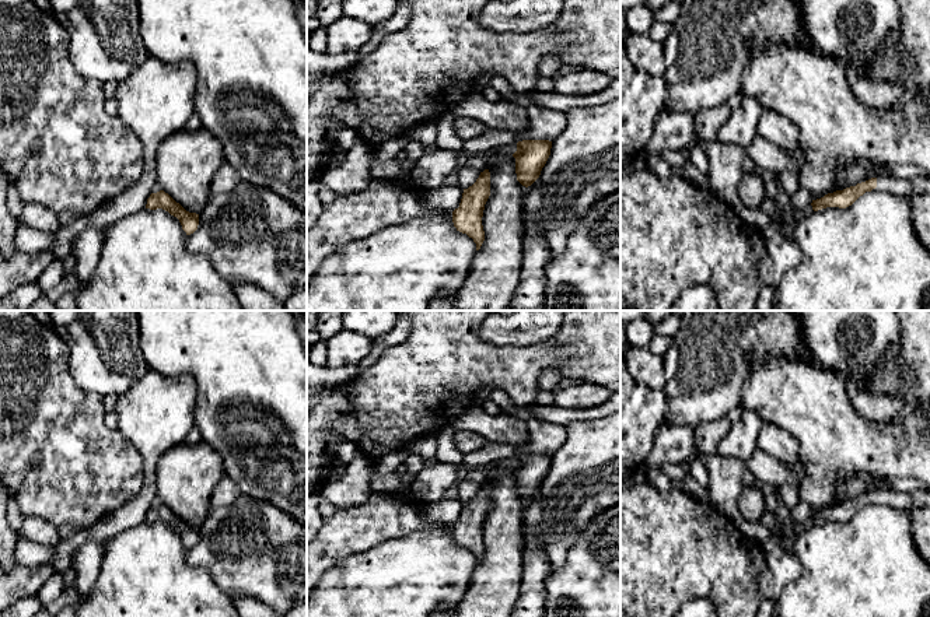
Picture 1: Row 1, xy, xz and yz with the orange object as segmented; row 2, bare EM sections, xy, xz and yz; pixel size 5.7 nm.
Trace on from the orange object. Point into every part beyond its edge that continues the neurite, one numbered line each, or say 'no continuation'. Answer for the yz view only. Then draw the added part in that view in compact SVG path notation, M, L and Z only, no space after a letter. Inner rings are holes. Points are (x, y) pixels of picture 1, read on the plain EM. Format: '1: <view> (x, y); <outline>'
1: yz (895, 500); M878 490L877 501L873 505L888 506L895 511L930 506L930 491L915 491L910 494L894 490Z

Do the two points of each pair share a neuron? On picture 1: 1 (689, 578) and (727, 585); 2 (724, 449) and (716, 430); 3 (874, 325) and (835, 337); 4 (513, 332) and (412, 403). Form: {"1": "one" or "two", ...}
{"1": "one", "2": "two", "3": "one", "4": "two"}

